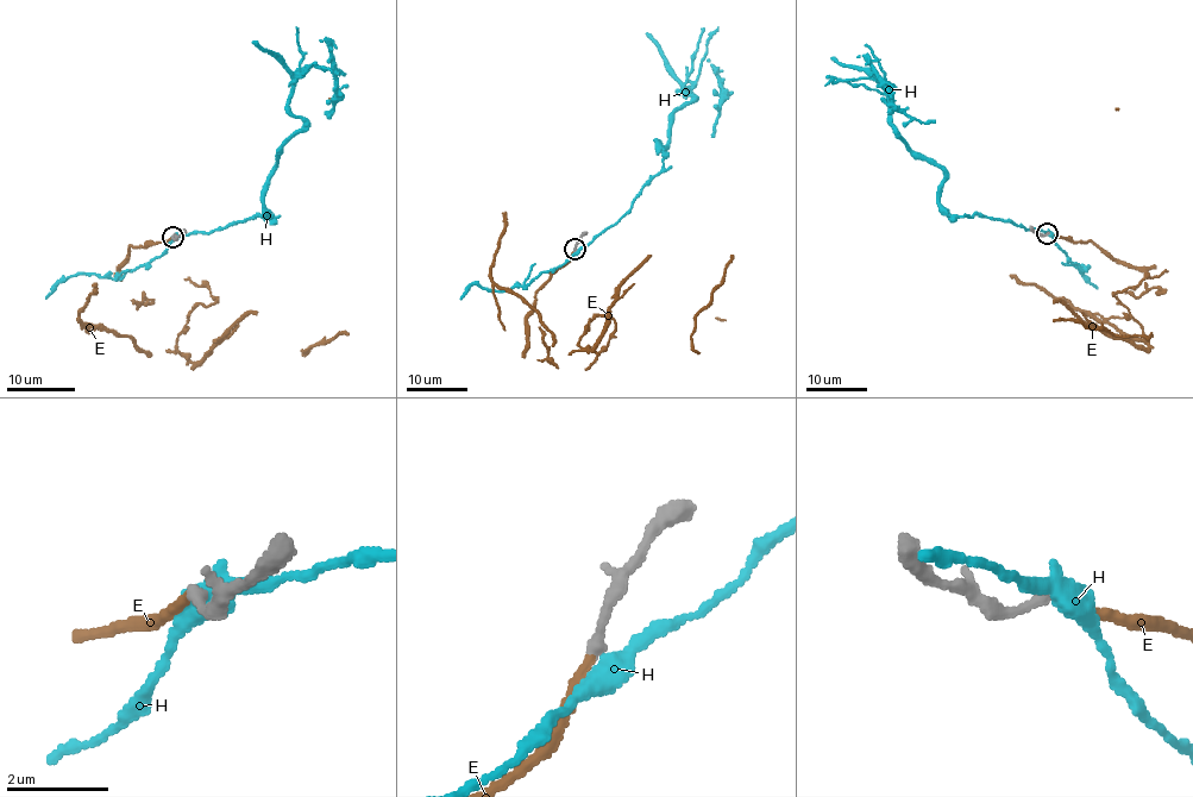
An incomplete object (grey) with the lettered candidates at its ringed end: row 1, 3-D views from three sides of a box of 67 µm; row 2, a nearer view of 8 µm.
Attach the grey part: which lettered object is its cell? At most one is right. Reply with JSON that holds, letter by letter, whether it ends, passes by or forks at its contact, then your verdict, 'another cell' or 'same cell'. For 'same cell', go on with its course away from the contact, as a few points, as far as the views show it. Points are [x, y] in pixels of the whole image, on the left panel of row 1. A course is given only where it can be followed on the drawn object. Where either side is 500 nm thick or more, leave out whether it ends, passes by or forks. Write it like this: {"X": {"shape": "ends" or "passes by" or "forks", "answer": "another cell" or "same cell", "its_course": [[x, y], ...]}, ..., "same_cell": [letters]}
{"E": {"shape": "ends", "answer": "another cell"}, "H": {"shape": "passes by", "answer": "another cell"}, "same_cell": []}

